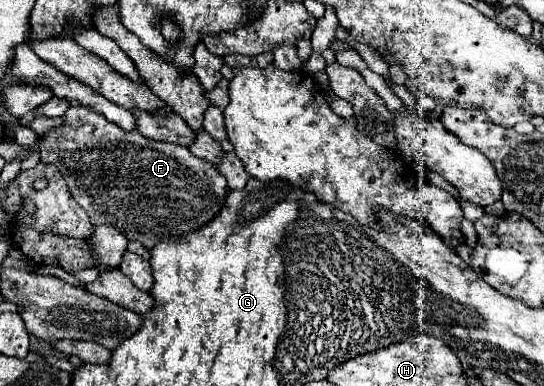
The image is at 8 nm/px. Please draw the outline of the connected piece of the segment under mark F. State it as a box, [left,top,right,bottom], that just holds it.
[35,105,229,249]

